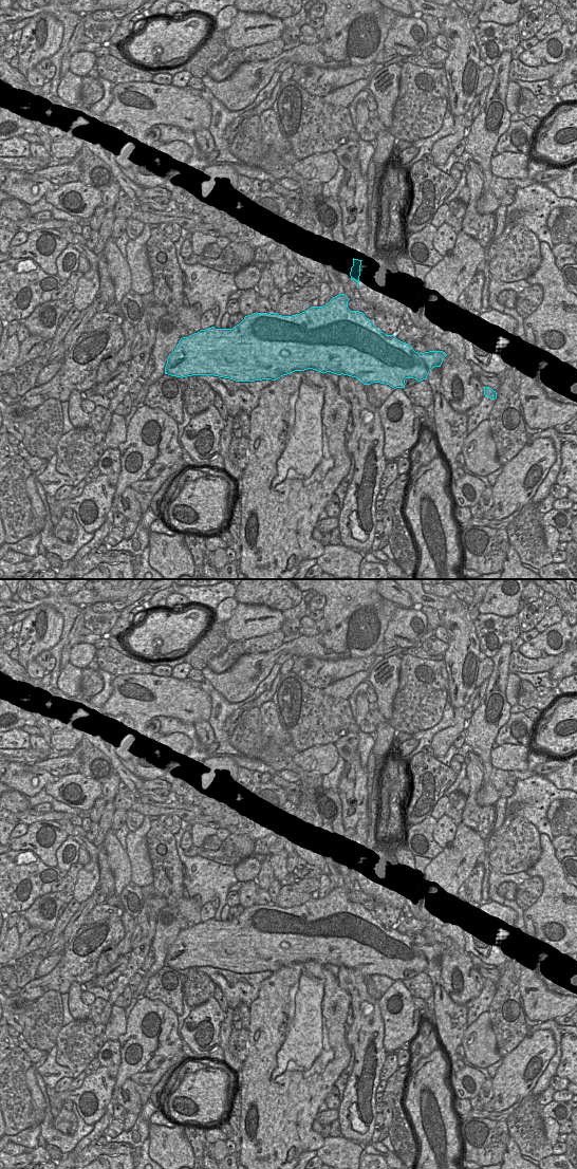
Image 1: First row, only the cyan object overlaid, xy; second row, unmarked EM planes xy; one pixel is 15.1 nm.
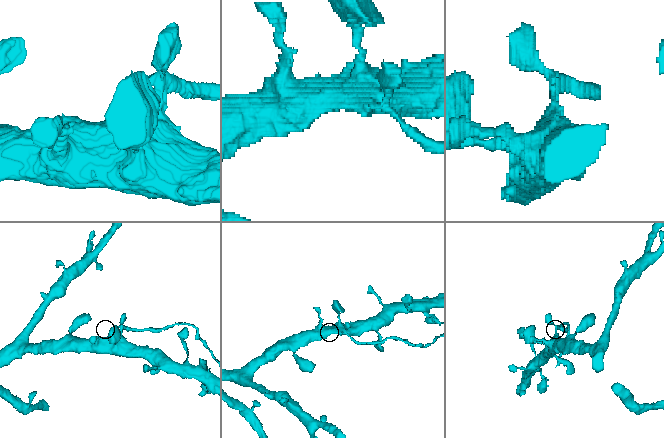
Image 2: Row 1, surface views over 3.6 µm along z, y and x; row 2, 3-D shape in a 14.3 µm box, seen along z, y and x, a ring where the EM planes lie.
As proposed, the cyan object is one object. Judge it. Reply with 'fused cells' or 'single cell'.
fused cells

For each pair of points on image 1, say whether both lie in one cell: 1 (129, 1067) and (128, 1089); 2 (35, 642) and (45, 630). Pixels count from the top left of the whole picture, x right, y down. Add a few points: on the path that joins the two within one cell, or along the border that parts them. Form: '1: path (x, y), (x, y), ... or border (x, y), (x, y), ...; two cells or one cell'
1: border (129, 1078), (118, 1090), (115, 1099); two cells
2: path (37, 638), (42, 633); one cell

